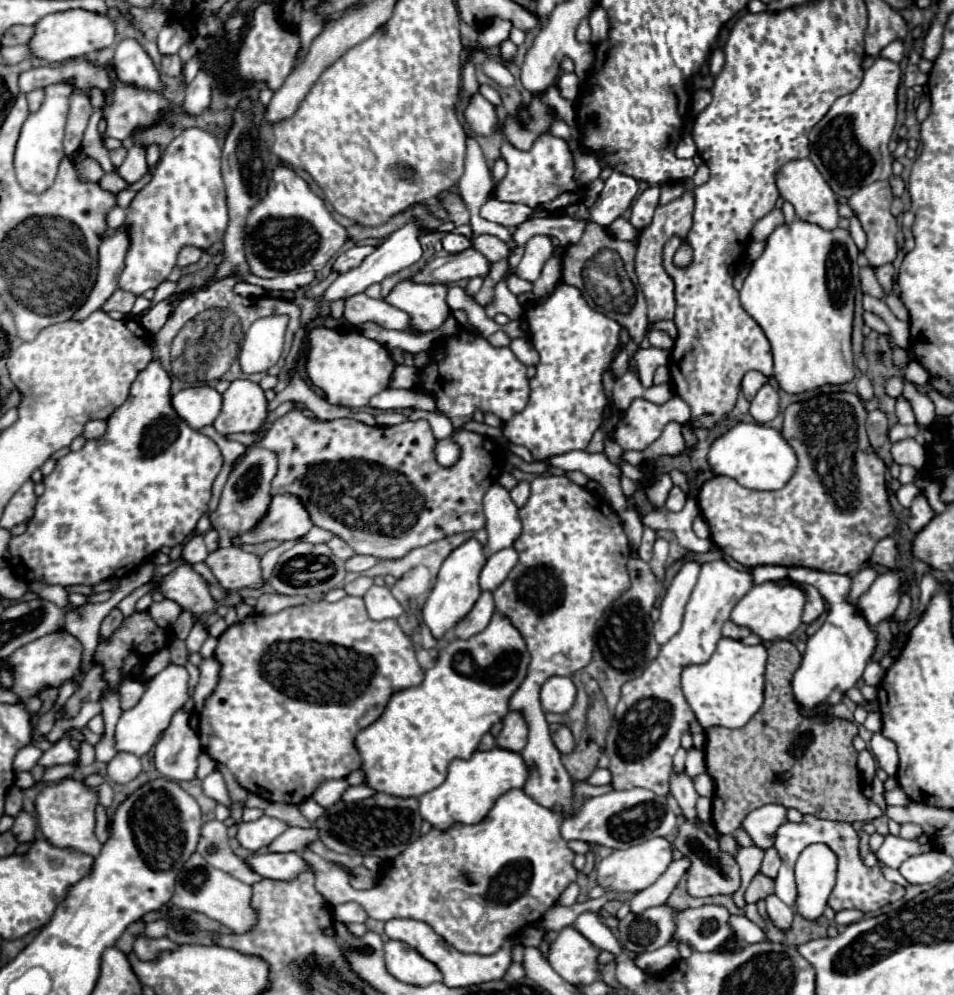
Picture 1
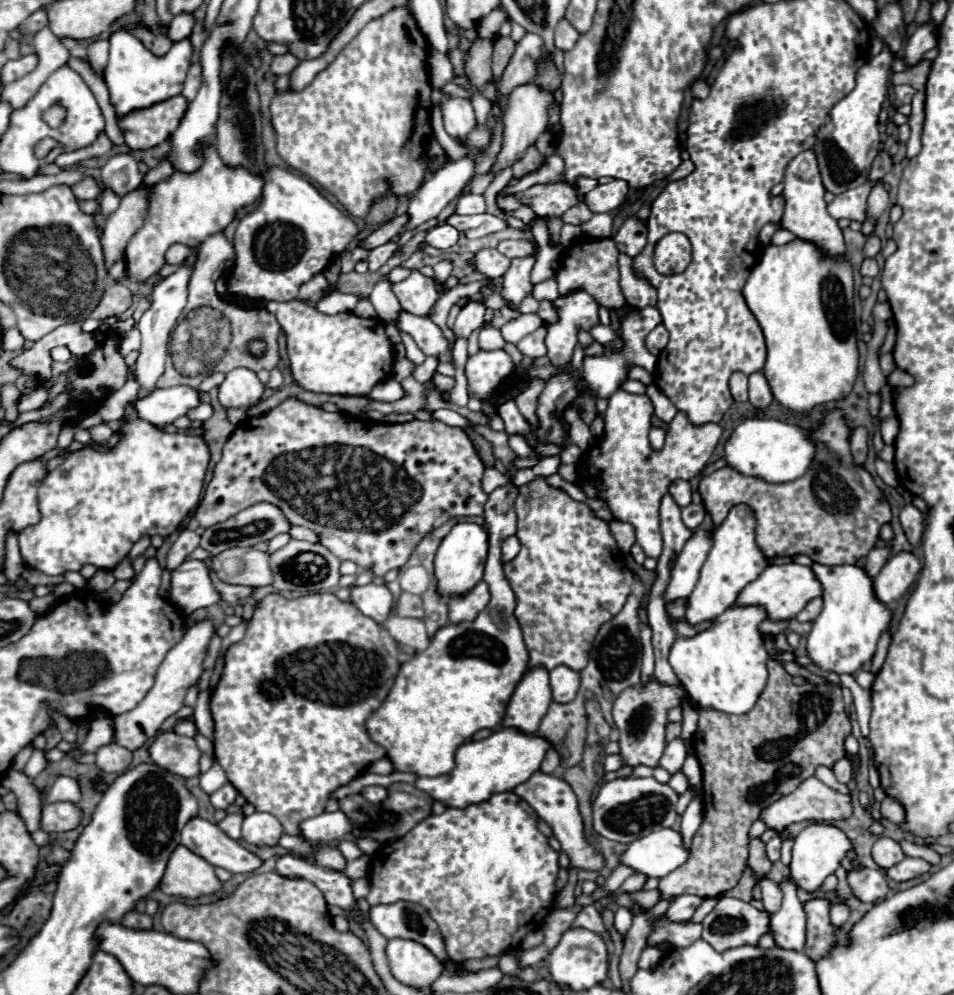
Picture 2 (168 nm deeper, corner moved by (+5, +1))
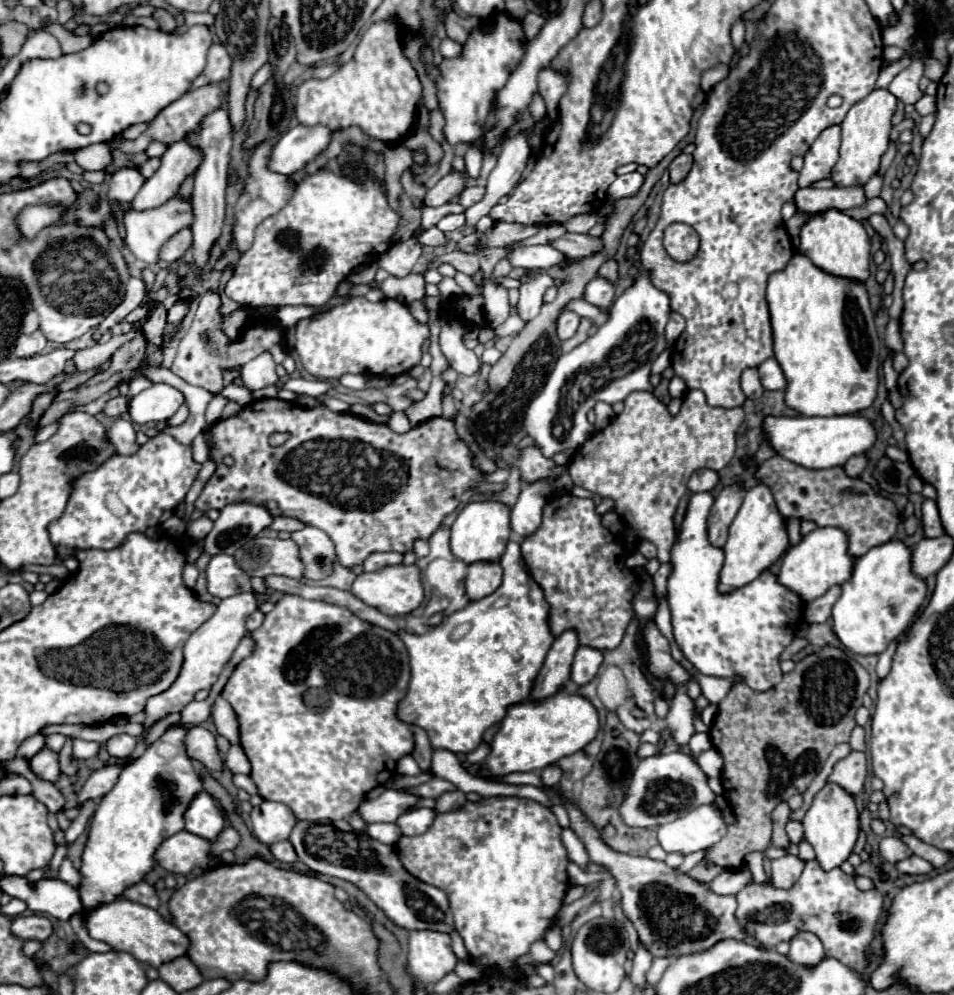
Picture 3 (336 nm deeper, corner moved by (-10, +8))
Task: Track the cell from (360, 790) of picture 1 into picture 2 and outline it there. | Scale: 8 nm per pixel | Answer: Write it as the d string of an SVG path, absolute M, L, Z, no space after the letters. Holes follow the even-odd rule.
M368 786L368 788L362 790L362 796L364 796L368 802L378 804L378 802L382 802L382 800L386 798L386 788L382 788L382 786Z

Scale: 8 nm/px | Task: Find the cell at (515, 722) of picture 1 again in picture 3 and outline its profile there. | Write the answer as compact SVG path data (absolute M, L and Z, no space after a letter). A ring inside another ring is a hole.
M567 629L555 639L553 647L545 657L543 669L537 675L535 687L531 691L531 699L551 697L567 683L577 647L579 647L579 639L575 629Z

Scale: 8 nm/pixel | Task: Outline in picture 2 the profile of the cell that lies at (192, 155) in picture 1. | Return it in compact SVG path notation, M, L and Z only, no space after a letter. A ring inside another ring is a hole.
M208 148L208 156L204 156L204 168L198 168L192 172L192 176L184 176L184 172L172 172L170 178L154 184L148 192L148 216L144 218L142 228L132 236L132 240L126 246L126 272L130 282L146 282L150 276L158 274L162 266L166 264L164 256L168 248L176 242L190 244L190 248L198 248L208 236L214 236L216 232L222 232L236 216L236 212L242 206L248 206L260 198L262 192L262 176L252 176L246 168L228 168L222 164L216 148Z

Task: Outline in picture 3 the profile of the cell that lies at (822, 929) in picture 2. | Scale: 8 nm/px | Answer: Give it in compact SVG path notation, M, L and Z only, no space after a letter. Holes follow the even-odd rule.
M813 859L805 863L799 881L791 889L775 889L771 883L751 883L737 893L737 901L737 921L769 949L781 941L791 941L799 931L811 931L821 939L825 957L835 957L859 973L869 965L867 949L875 937L879 915L883 913L883 895L879 905L877 889L859 891L855 879L841 869L823 871Z

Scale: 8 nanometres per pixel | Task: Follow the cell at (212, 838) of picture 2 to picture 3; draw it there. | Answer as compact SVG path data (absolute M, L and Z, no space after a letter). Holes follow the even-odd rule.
M205 791L199 793L195 801L191 801L183 819L185 819L185 831L195 833L207 841L213 841L223 831L225 823L223 811L217 807L215 799Z

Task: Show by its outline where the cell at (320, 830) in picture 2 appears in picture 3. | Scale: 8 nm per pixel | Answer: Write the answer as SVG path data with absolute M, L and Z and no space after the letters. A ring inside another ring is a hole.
M387 789L381 797L373 799L373 801L365 801L359 807L359 813L363 815L363 819L367 823L375 823L375 821L385 821L385 823L393 823L401 813L405 813L409 807L413 807L419 801L419 797L415 797L413 793L407 791L393 791Z

